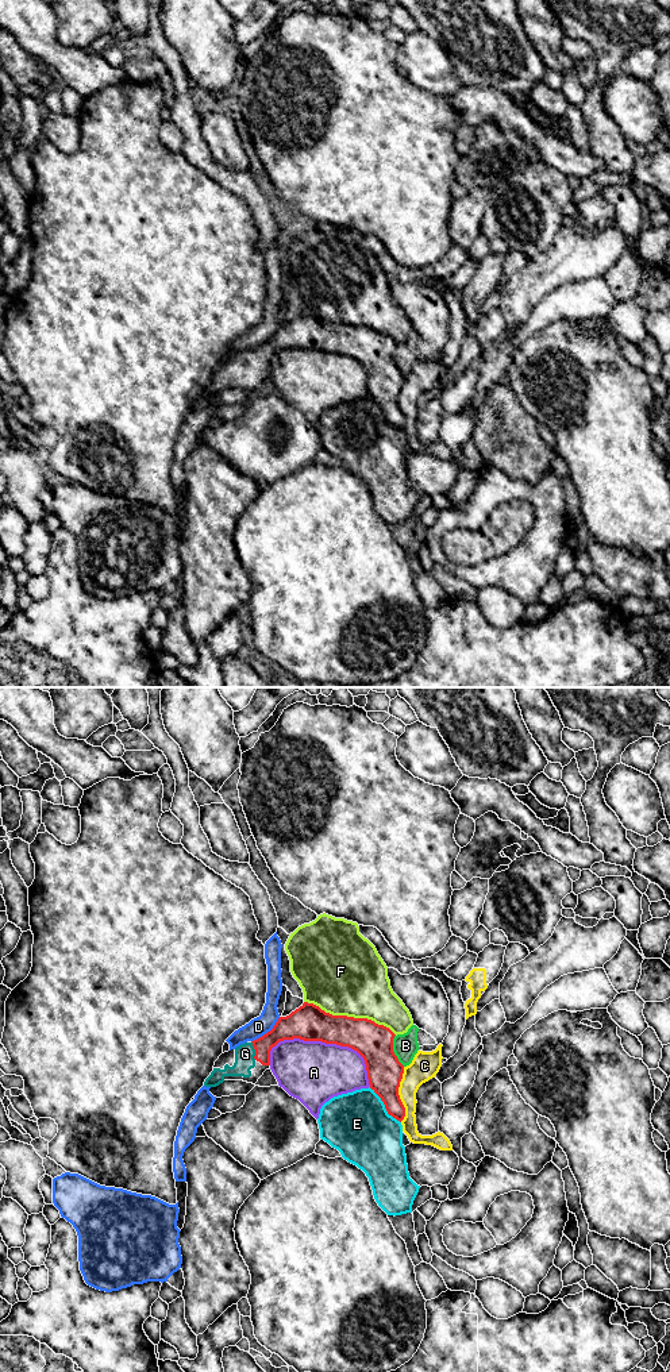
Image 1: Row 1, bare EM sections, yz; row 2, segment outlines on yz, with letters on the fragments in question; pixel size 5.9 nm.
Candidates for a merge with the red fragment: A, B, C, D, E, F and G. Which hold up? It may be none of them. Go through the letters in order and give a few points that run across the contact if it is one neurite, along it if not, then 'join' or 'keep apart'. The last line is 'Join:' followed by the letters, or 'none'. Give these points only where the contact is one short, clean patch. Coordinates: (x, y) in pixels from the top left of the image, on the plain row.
A: keep apart
B: keep apart
C: line yz (404, 376), (400, 430); keep apart
D: line yz (280, 326), (269, 339), (251, 350); keep apart
E: keep apart
F: keep apart
G: line yz (287, 336), (255, 359), (245, 362); join
Join: G

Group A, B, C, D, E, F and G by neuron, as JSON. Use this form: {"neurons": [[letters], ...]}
{"neurons": [["A"], ["B"], ["C"], ["D"], ["E"], ["F"], ["G"]]}

